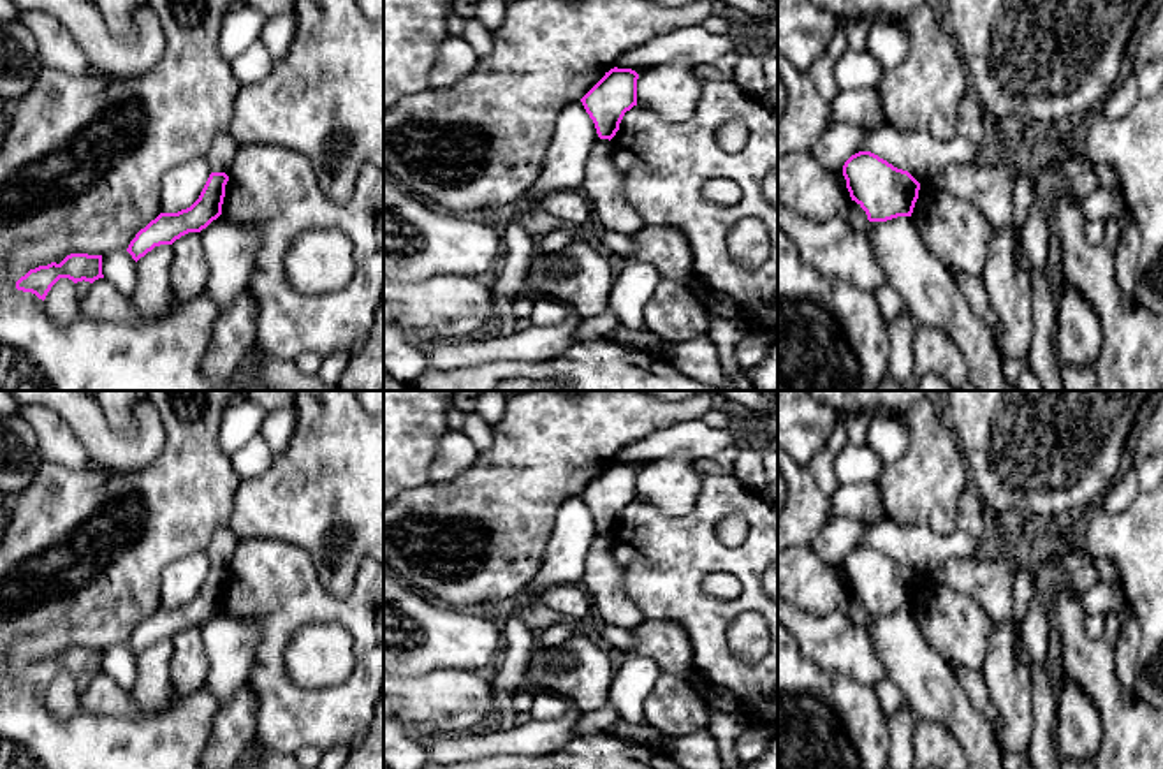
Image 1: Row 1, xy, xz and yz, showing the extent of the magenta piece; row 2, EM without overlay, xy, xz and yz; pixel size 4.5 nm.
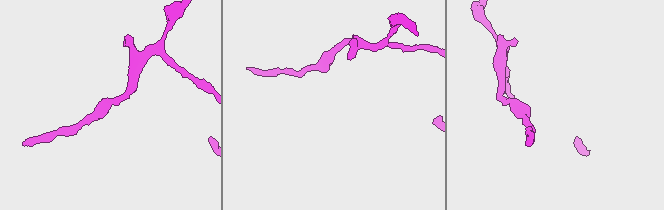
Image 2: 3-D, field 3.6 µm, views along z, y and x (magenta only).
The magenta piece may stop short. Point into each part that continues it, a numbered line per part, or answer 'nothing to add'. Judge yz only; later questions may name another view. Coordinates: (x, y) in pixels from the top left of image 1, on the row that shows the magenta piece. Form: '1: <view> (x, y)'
nothing to add

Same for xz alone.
nothing to add

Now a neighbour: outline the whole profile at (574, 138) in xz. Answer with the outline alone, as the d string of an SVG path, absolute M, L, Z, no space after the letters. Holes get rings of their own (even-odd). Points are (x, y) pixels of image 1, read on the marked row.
M581 100L560 113L542 174L528 192L533 201L531 209L540 208L542 197L551 192L581 188L584 165L598 139L595 123Z

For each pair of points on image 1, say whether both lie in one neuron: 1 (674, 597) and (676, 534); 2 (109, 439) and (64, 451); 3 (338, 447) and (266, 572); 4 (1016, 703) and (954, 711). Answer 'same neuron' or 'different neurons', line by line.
1: same neuron
2: different neurons
3: different neurons
4: different neurons

